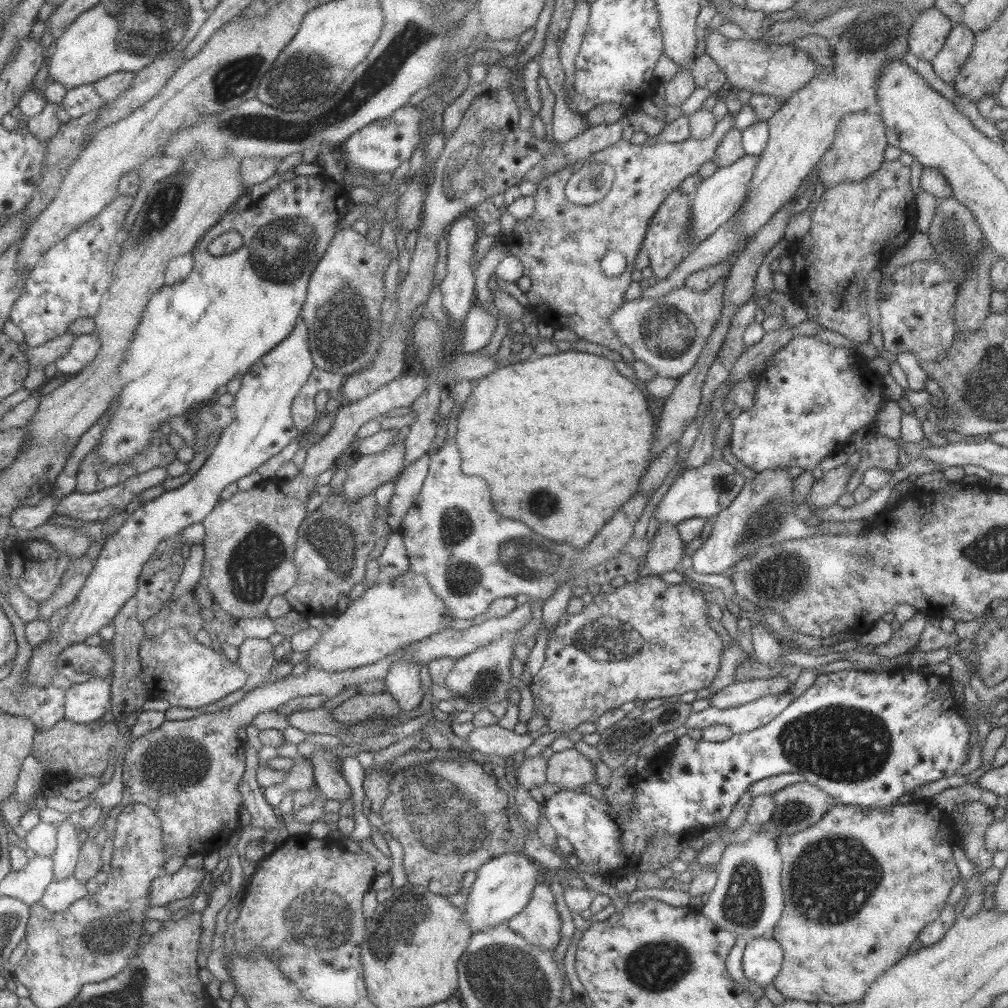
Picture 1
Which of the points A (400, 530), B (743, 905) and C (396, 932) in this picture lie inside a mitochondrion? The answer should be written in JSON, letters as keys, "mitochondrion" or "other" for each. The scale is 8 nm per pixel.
{"A":"other","B":"mitochondrion","C":"mitochondrion"}

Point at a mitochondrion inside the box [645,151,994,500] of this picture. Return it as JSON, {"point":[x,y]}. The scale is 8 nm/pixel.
{"point":[954,233]}

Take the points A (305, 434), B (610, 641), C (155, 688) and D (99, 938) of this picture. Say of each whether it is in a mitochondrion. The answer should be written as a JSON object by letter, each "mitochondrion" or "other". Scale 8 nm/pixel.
{"A":"other","B":"mitochondrion","C":"other","D":"mitochondrion"}

